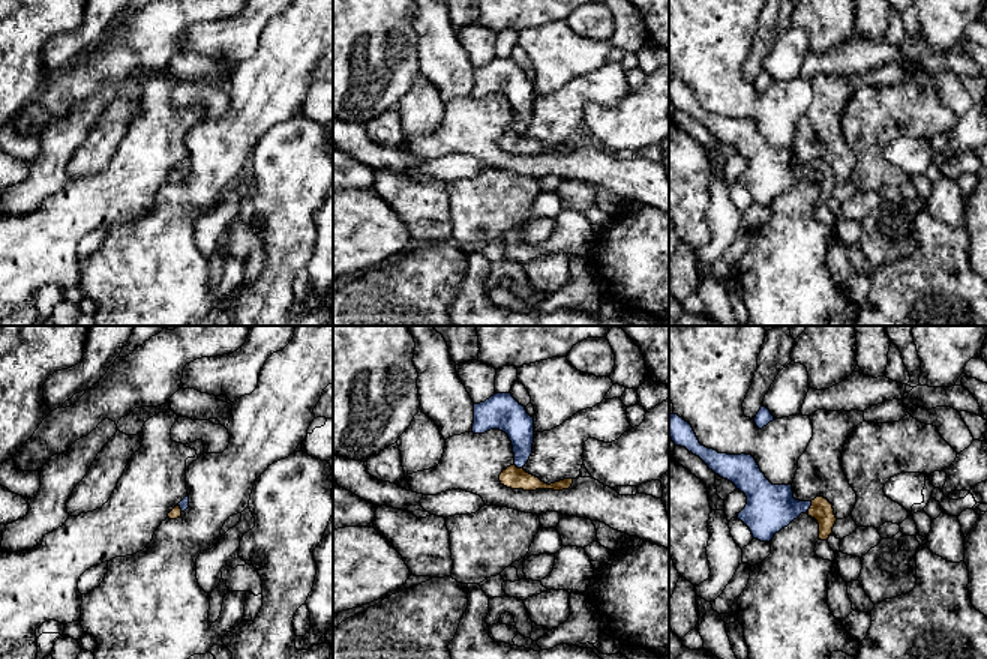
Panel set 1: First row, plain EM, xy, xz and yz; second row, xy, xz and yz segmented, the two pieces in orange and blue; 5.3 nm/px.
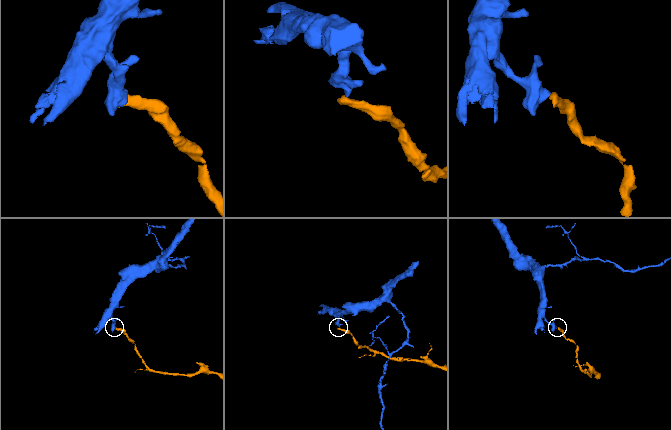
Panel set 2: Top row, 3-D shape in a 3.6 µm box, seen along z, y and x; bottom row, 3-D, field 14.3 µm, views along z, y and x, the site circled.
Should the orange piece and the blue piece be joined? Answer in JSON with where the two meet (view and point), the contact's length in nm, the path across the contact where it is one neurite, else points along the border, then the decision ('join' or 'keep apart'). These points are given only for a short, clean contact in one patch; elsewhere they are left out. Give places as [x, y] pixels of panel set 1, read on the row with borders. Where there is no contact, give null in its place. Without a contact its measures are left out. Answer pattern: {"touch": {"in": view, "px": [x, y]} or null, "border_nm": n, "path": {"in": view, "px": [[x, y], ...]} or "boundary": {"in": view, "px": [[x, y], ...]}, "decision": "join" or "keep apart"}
{"touch": {"in": "yz", "px": [810, 508]}, "border_nm": 70, "path": {"in": "yz", "px": [[821, 509], [810, 508], [770, 508]]}, "decision": "join"}

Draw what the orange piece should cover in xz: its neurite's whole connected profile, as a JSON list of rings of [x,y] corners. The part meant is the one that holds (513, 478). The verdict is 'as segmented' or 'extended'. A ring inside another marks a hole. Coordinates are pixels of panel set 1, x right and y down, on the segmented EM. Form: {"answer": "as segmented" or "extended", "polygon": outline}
{"answer": "extended", "polygon": [[[496,393],[484,402],[474,404],[474,434],[484,434],[490,429],[506,432],[512,441],[514,464],[500,474],[501,485],[512,489],[568,489],[573,479],[564,479],[555,483],[544,483],[538,477],[526,473],[524,465],[532,453],[534,417],[520,405],[512,393]]]}

